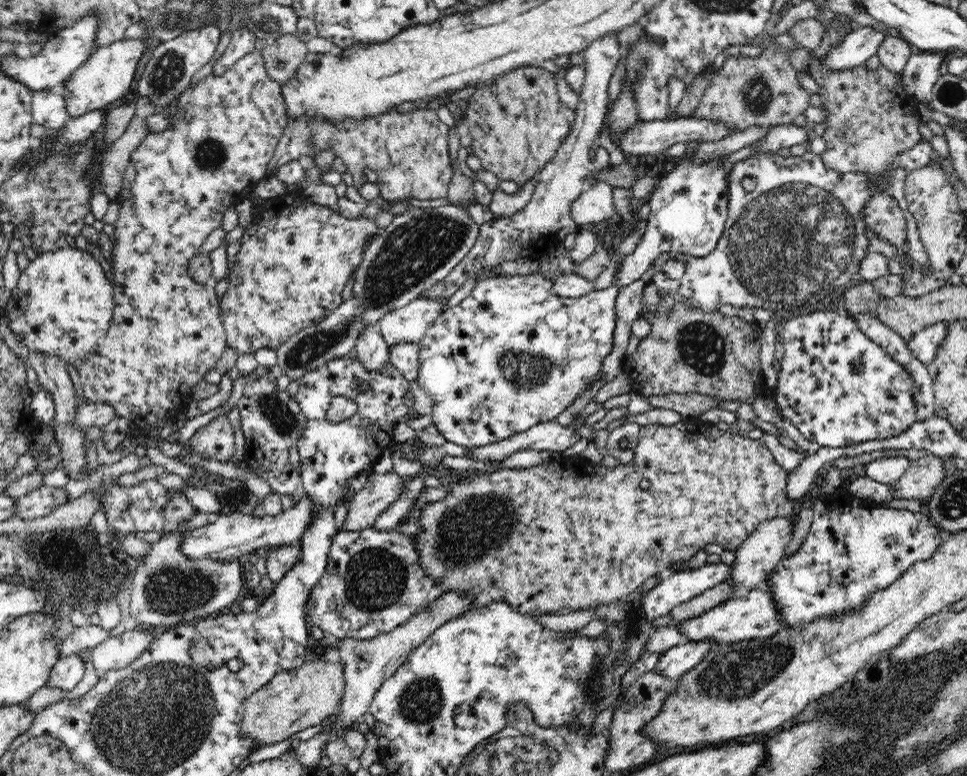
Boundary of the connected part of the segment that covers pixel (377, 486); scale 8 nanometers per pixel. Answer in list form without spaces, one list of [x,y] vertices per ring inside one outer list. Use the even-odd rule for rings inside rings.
[[[392,471],[390,474],[372,474],[368,476],[368,481],[362,490],[352,492],[348,497],[347,514],[340,531],[361,531],[373,526],[374,521],[384,510],[400,496],[406,481],[400,475]]]

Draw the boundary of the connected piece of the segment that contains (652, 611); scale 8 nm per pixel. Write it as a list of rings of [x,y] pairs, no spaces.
[[[722,563],[666,573],[644,598],[648,620],[667,616],[681,602],[728,580],[728,574],[730,565]]]

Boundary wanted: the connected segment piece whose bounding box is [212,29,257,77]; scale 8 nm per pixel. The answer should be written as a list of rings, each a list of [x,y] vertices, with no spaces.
[[[238,29],[236,32],[233,32],[226,50],[214,62],[212,76],[221,77],[238,60],[244,58],[246,54],[255,52],[256,40],[256,35],[248,31],[248,29]]]

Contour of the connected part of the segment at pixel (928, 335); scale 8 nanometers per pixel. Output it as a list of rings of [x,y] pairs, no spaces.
[[[945,321],[930,327],[924,327],[916,334],[912,342],[907,343],[912,354],[916,355],[918,360],[926,366],[934,360],[938,347],[948,336],[948,323],[950,322]]]

